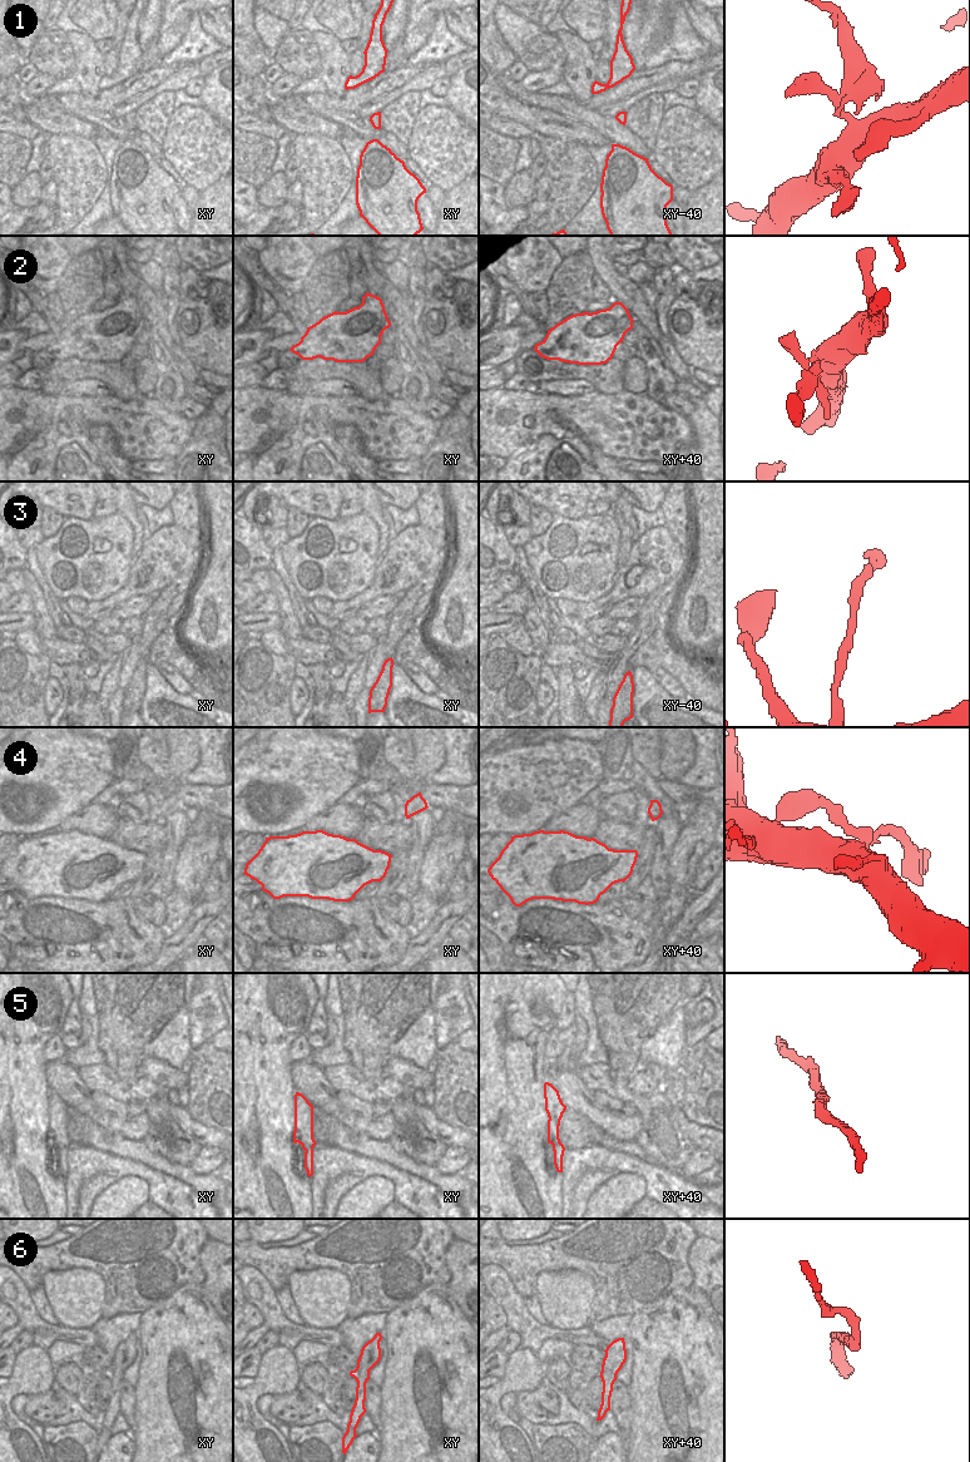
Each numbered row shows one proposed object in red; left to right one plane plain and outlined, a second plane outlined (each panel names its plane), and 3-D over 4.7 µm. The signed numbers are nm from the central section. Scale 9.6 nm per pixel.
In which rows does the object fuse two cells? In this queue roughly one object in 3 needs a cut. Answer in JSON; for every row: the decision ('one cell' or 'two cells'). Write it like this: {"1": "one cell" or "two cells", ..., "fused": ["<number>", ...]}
{"1": "two cells", "2": "two cells", "3": "two cells", "4": "one cell", "5": "one cell", "6": "one cell", "fused": ["1", "2", "3"]}

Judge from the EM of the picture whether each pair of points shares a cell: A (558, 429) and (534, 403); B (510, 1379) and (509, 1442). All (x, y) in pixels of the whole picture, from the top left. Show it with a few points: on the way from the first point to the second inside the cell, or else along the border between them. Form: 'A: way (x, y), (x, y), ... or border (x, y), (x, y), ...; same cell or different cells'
A: way (553, 423), (539, 409); same cell
B: way (495, 1394), (494, 1427); same cell

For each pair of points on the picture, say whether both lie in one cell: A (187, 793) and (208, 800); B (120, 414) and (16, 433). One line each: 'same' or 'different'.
A: same
B: same

